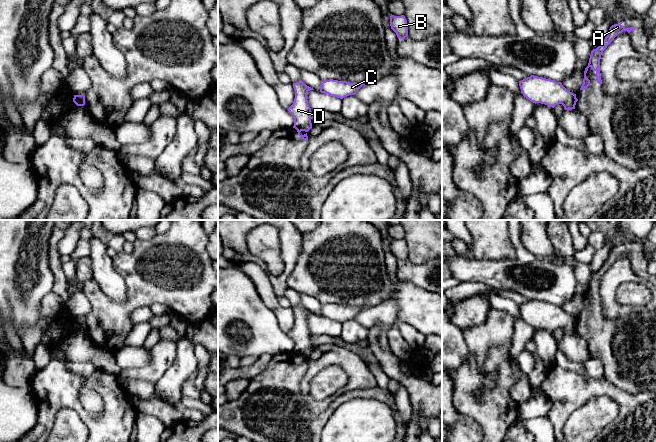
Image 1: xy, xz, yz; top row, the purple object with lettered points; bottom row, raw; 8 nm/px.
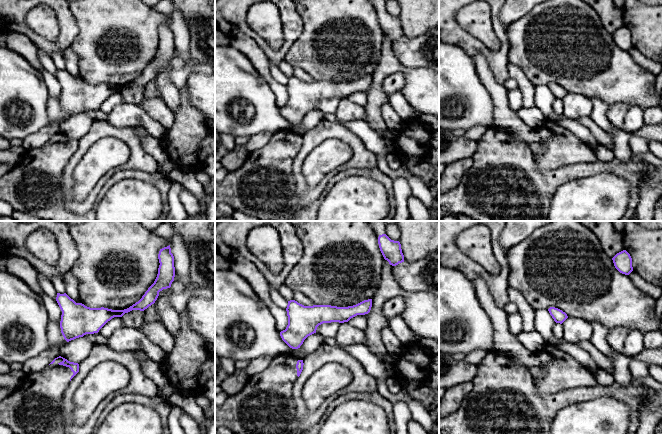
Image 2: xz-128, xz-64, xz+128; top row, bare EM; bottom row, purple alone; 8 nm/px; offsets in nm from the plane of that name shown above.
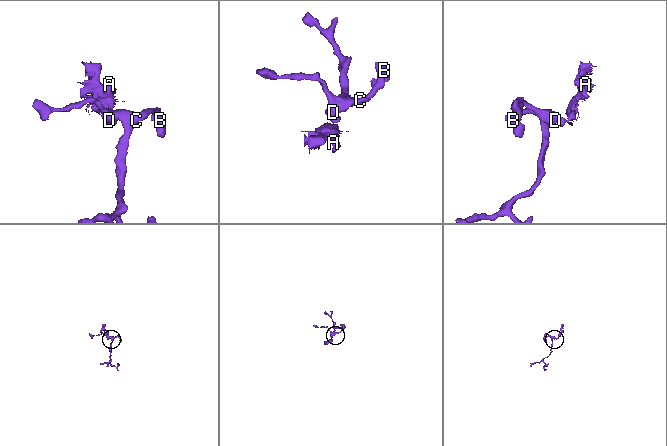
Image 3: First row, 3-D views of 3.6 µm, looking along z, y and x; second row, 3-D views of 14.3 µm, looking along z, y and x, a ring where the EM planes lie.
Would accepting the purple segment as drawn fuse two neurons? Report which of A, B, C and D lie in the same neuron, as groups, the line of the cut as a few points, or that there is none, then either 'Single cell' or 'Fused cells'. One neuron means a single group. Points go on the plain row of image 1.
Groups: A / B C D. Split along xy (73, 322), (75, 327). Fused cells

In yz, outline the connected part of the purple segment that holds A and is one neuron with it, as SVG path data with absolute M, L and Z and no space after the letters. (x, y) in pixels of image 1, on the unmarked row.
M623 245L620 248L612 249L608 255L607 260L603 264L603 266L596 273L593 273L591 275L589 287L588 287L588 290L585 292L583 308L580 314L586 314L587 311L590 309L590 304L586 301L586 297L589 291L591 291L592 294L596 296L597 307L602 308L601 297L600 297L600 283L601 283L601 279L603 275L607 272L607 270L614 264L614 262L618 258L622 257L623 255L627 255L628 257L630 257L631 255L636 254L633 251L625 252L624 250L621 249L622 247Z

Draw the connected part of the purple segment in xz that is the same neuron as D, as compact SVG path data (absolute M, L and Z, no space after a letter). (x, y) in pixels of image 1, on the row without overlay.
M303 305L293 307L295 322L293 328L287 333L294 342L296 354L308 356L312 352L311 332L308 328L307 319L313 312L307 310Z

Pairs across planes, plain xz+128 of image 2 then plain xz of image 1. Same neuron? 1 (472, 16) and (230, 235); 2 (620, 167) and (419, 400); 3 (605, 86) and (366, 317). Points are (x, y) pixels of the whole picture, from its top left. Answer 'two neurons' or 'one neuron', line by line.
1: two neurons
2: two neurons
3: two neurons

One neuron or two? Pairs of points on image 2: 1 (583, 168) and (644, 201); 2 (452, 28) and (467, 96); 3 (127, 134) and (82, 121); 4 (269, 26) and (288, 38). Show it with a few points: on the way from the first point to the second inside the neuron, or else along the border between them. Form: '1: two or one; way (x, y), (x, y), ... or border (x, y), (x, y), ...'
1: two; border (644, 175), (637, 192), (637, 205), (634, 210)
2: two; border (449, 43), (460, 46), (472, 57)
3: two; border (93, 121), (90, 128), (78, 139)
4: two; border (279, 11), (282, 44), (272, 49)

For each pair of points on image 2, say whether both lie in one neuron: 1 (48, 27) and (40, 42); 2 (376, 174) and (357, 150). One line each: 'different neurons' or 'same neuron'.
1: different neurons
2: different neurons

